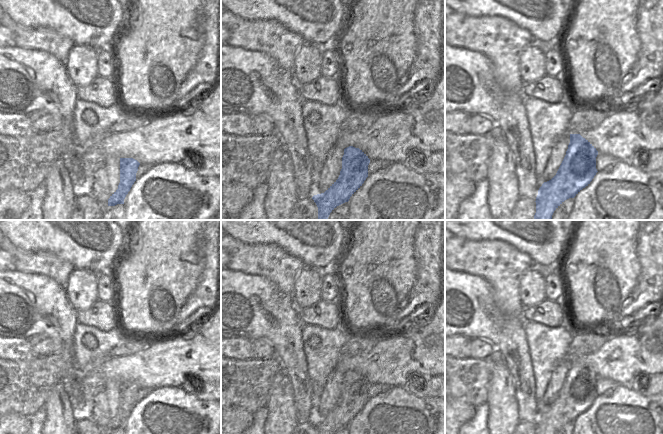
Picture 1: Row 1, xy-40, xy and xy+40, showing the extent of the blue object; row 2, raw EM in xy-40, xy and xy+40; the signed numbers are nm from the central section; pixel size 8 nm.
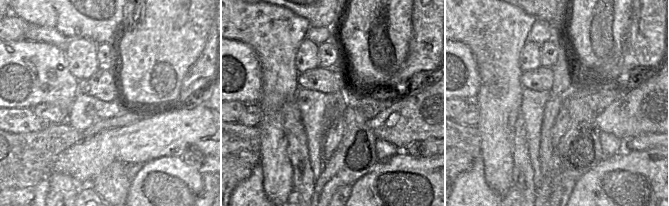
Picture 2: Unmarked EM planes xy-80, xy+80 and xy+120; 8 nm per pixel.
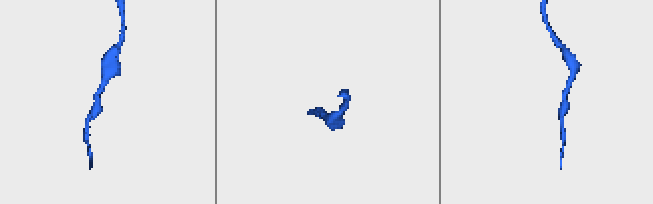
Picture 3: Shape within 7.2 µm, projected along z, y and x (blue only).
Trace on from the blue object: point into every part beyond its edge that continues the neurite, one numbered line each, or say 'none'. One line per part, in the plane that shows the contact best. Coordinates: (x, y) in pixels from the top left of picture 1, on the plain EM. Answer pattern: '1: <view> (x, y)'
none

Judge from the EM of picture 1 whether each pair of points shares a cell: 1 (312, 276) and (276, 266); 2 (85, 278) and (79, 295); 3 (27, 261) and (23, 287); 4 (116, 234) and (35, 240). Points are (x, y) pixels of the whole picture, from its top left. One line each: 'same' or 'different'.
1: different
2: same
3: different
4: same

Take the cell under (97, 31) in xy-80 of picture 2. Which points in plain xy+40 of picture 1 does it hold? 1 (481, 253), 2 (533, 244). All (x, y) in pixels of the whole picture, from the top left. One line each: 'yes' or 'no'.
1: no
2: yes

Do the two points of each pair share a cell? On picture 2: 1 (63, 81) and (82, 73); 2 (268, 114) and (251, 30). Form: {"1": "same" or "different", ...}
{"1": "different", "2": "same"}

